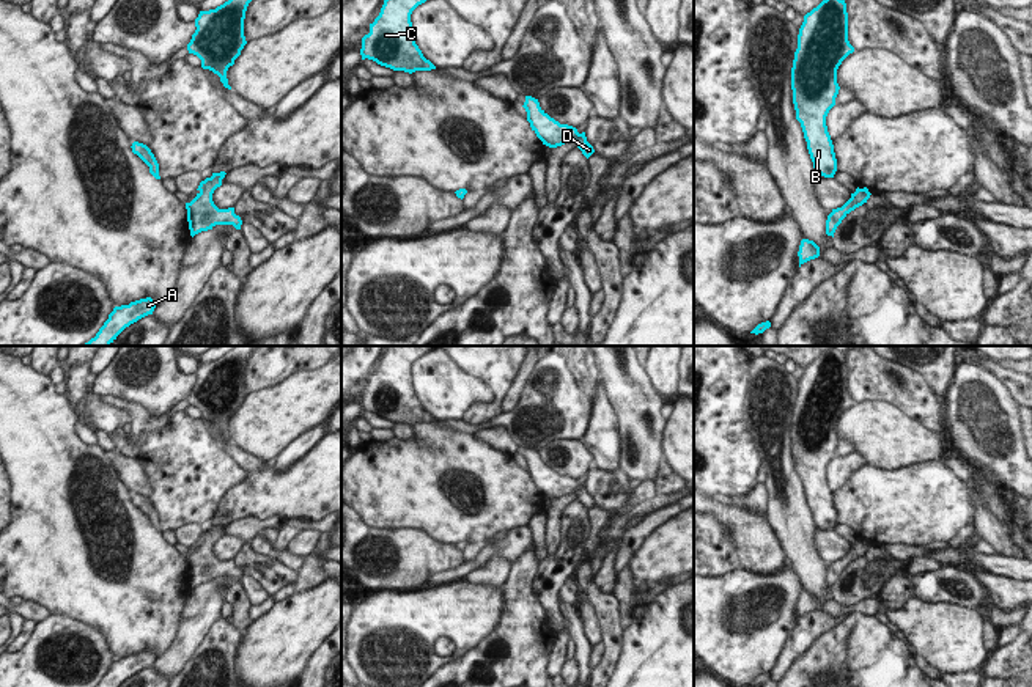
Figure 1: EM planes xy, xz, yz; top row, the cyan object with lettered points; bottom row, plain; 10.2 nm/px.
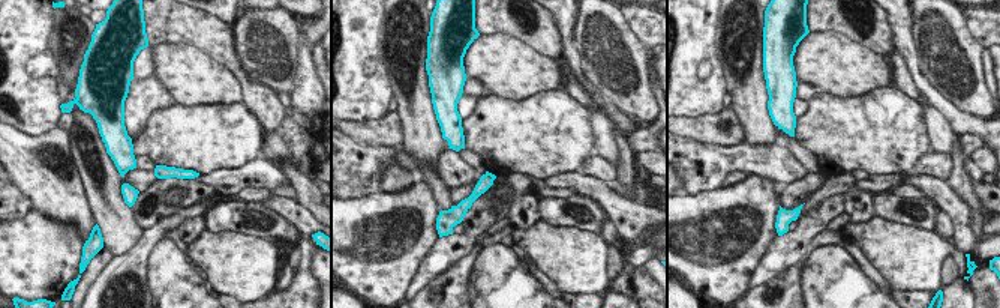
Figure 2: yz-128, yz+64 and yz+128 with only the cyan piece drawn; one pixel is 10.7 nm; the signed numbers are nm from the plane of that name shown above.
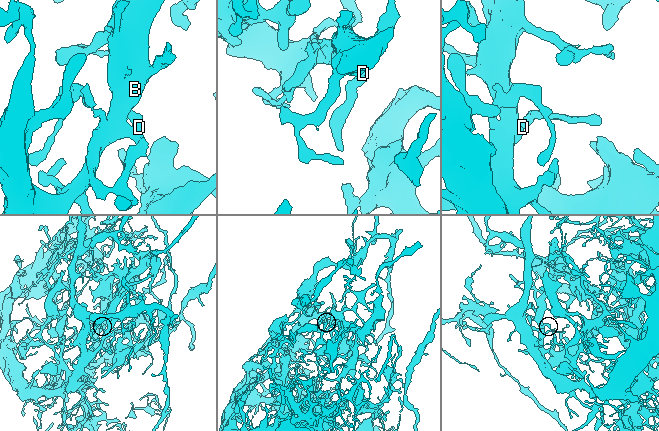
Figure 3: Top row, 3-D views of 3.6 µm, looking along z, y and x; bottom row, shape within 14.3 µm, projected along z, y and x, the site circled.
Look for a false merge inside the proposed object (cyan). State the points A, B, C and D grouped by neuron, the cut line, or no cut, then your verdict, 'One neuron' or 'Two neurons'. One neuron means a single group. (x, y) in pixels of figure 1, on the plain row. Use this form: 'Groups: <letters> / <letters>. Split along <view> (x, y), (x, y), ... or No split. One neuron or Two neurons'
Groups: A B C D. No split. One neuron.

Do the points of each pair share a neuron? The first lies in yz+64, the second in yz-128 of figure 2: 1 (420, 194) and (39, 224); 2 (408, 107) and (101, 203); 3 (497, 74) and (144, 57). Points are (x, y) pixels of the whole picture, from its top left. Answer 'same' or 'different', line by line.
1: same
2: same
3: different

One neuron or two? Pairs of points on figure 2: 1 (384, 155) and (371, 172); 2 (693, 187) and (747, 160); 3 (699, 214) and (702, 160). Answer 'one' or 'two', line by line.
1: one
2: one
3: two

